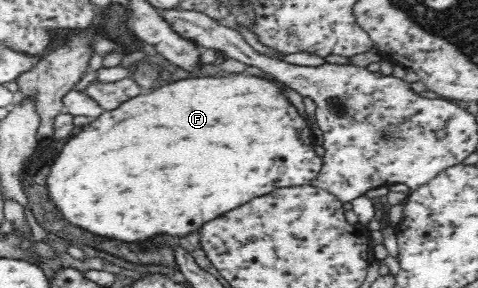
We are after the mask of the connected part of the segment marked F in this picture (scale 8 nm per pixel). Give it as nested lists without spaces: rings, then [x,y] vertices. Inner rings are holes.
[[[235,73],[235,75],[229,75],[229,77],[199,77],[199,79],[181,79],[181,81],[175,81],[175,79],[174,79],[174,80],[172,80],[172,81],[173,81],[173,83],[169,83],[169,85],[165,85],[165,82],[162,82],[162,83],[160,83],[160,84],[158,84],[158,85],[157,85],[157,86],[156,86],[156,87],[154,87],[154,88],[153,88],[153,89],[155,89],[155,91],[153,91],[153,89],[151,89],[151,90],[149,90],[149,91],[145,91],[145,92],[143,92],[143,93],[142,93],[142,94],[141,94],[141,95],[138,95],[138,96],[137,96],[137,97],[132,97],[132,98],[131,98],[131,99],[128,99],[128,100],[127,100],[127,101],[125,101],[125,103],[122,103],[122,104],[121,104],[121,105],[120,105],[120,106],[119,106],[119,107],[117,107],[117,109],[112,109],[112,110],[111,110],[111,111],[104,111],[104,112],[103,112],[103,113],[102,113],[102,114],[101,114],[101,115],[100,115],[100,116],[99,116],[99,117],[96,117],[96,118],[95,118],[95,121],[93,121],[93,122],[91,122],[91,123],[90,123],[90,124],[88,124],[88,125],[86,125],[86,126],[84,126],[84,127],[83,127],[83,128],[81,128],[81,129],[80,129],[80,130],[77,130],[77,132],[76,132],[76,131],[75,131],[75,135],[74,135],[74,136],[73,136],[73,137],[71,137],[71,138],[69,138],[69,139],[68,139],[68,140],[67,140],[67,141],[66,141],[66,142],[65,142],[65,143],[64,143],[64,144],[63,144],[63,145],[62,145],[62,148],[61,148],[61,149],[60,149],[60,152],[59,152],[59,153],[58,153],[58,156],[57,156],[57,157],[56,157],[56,158],[55,158],[55,161],[54,161],[54,162],[53,162],[53,163],[51,163],[51,168],[50,168],[50,173],[49,173],[49,176],[48,176],[48,177],[47,177],[47,180],[46,180],[46,186],[47,186],[47,189],[48,189],[48,194],[49,194],[49,195],[50,195],[50,200],[51,200],[51,201],[53,201],[53,203],[54,203],[54,205],[56,205],[56,206],[57,206],[57,207],[58,207],[58,211],[60,211],[60,212],[61,212],[61,213],[62,213],[62,215],[64,215],[64,216],[65,216],[65,217],[66,217],[66,220],[67,220],[67,221],[70,221],[70,222],[71,222],[71,223],[74,223],[74,224],[75,224],[75,225],[78,225],[78,226],[79,226],[79,227],[82,227],[82,228],[83,228],[83,229],[85,229],[85,230],[87,230],[87,231],[91,231],[91,233],[95,233],[95,235],[101,235],[101,236],[103,236],[103,237],[113,237],[113,239],[117,239],[117,241],[121,241],[121,242],[125,242],[125,241],[129,241],[129,243],[135,243],[135,241],[145,241],[145,239],[151,239],[151,237],[159,237],[159,235],[165,235],[165,233],[167,233],[167,235],[179,235],[179,237],[183,237],[183,235],[187,235],[187,233],[189,233],[189,231],[195,231],[195,232],[197,232],[197,231],[199,231],[199,229],[201,229],[201,225],[203,225],[203,223],[207,223],[207,221],[211,221],[211,219],[215,219],[215,217],[219,217],[219,216],[221,216],[221,215],[223,215],[223,213],[225,213],[225,211],[229,211],[229,209],[233,209],[233,208],[235,208],[235,207],[237,207],[237,206],[239,206],[239,205],[243,205],[243,204],[244,204],[244,203],[247,203],[247,201],[249,201],[249,199],[253,199],[253,197],[261,197],[261,195],[265,195],[265,193],[271,193],[271,191],[275,191],[275,189],[277,189],[277,188],[281,188],[281,187],[293,187],[293,185],[307,185],[307,184],[308,184],[308,183],[309,183],[309,181],[311,181],[311,179],[315,179],[315,178],[316,178],[316,177],[317,177],[317,175],[319,175],[319,171],[321,171],[321,165],[322,165],[322,163],[323,163],[323,160],[322,160],[322,159],[321,159],[321,158],[319,158],[319,156],[317,156],[317,154],[315,154],[315,149],[314,149],[314,148],[313,148],[313,147],[314,147],[314,145],[313,145],[313,141],[311,141],[311,135],[312,135],[312,132],[311,132],[311,130],[310,130],[310,126],[309,126],[309,124],[308,124],[308,123],[307,123],[307,121],[306,121],[306,120],[305,120],[305,117],[303,117],[303,116],[301,116],[301,114],[299,114],[299,111],[298,111],[298,110],[297,110],[297,109],[295,109],[295,107],[293,107],[293,105],[291,105],[291,101],[289,101],[289,98],[288,98],[288,97],[287,97],[287,96],[286,96],[286,95],[285,95],[285,92],[284,92],[284,89],[285,89],[285,88],[286,88],[286,85],[285,85],[285,87],[283,87],[283,91],[281,91],[281,87],[279,87],[279,85],[284,85],[284,83],[280,83],[280,81],[277,81],[277,80],[276,80],[276,79],[271,79],[271,77],[263,77],[263,79],[261,79],[261,77],[249,77],[249,75],[243,75],[243,73]]]

